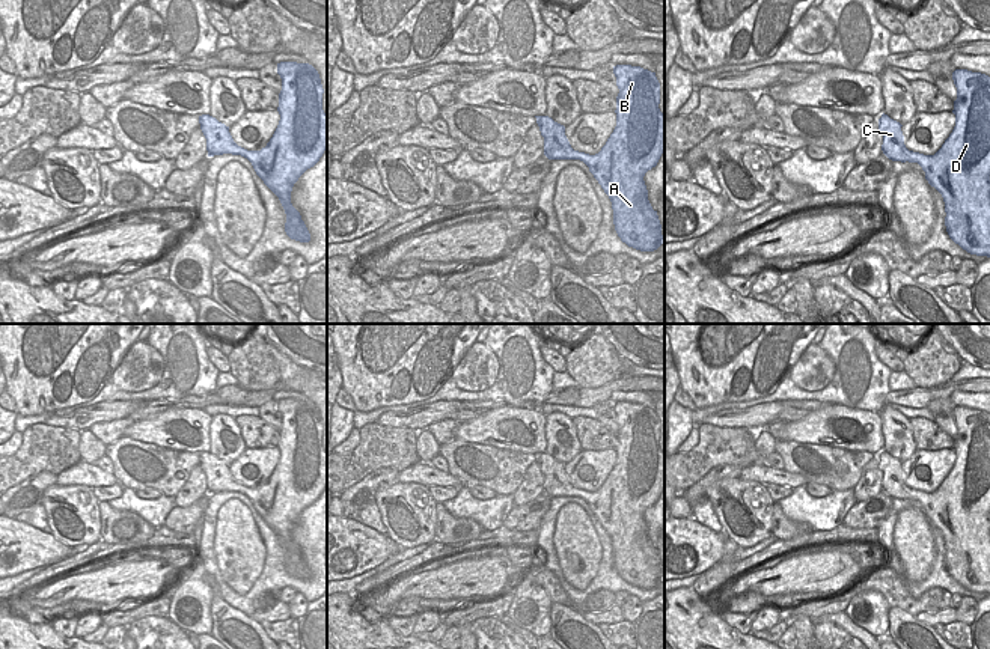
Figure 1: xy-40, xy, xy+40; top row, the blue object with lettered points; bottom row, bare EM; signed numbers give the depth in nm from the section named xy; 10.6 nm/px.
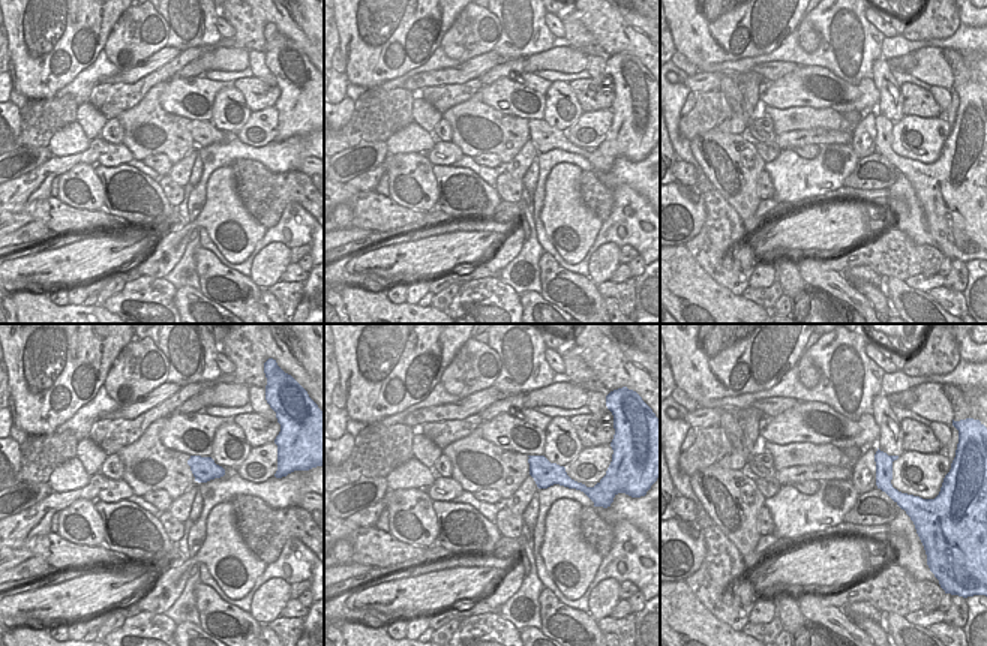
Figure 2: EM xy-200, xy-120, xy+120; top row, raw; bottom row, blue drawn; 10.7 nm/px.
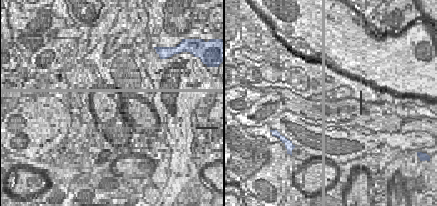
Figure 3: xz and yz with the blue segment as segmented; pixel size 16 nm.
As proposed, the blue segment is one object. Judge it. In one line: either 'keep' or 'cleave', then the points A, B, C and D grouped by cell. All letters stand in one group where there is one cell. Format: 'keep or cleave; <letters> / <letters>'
keep; A B C D

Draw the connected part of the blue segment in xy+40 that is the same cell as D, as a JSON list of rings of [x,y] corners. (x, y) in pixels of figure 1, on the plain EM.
[[[955,407],[955,464],[934,492],[909,488],[901,461],[882,452],[883,491],[918,500],[945,539],[949,575],[963,587],[990,595],[990,414]]]

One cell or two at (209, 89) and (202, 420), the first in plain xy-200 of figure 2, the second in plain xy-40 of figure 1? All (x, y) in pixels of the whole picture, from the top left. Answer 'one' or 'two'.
one

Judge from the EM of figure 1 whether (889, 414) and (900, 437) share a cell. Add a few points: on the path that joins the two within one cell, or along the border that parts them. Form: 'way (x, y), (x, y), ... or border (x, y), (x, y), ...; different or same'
way (892, 420), (897, 431); same

